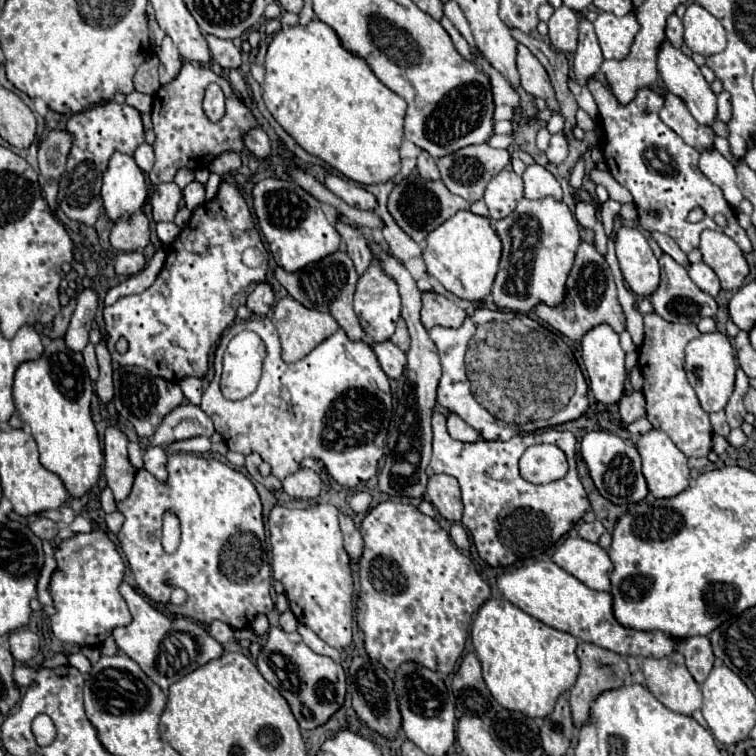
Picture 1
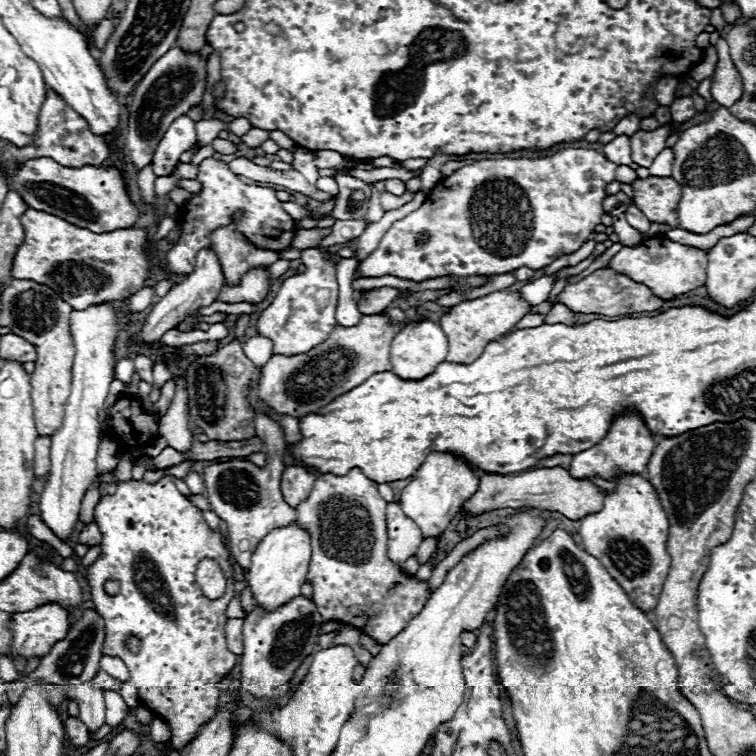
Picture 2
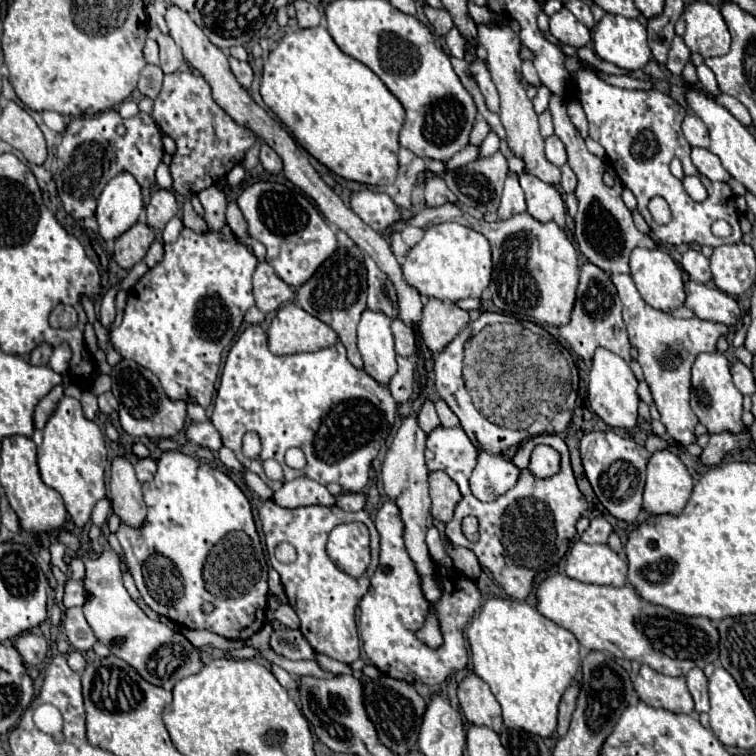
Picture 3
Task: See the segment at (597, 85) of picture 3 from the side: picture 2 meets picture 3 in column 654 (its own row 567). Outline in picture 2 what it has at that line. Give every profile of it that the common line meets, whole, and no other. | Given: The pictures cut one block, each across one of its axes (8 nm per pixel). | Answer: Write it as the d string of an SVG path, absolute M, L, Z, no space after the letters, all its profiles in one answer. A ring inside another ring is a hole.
M164 476L156 484L146 484L140 480L132 480L126 484L118 484L116 494L102 496L94 510L94 522L102 530L102 554L88 568L88 586L92 594L94 608L102 614L106 622L106 642L104 654L118 656L124 660L130 672L130 682L136 686L140 702L156 716L170 724L172 728L172 744L178 752L184 752L188 742L196 736L198 728L208 722L220 698L220 682L224 676L238 664L236 654L226 648L226 632L224 626L228 622L226 608L234 596L234 574L236 562L232 560L228 546L222 542L222 532L212 530L202 512L178 492L174 484L174 476ZM202 558L214 558L226 576L226 594L218 600L208 600L200 586L196 584L194 572ZM106 580L120 582L120 594L110 596L104 590ZM136 636L142 642L140 652L132 652L126 646L126 638Z

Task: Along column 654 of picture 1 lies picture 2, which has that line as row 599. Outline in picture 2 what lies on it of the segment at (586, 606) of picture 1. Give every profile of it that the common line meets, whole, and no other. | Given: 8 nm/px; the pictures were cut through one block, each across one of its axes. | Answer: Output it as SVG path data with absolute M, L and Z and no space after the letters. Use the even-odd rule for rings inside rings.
M620 474L614 492L606 492L602 510L580 520L580 538L582 546L606 566L640 610L648 612L656 606L672 558L666 550L668 518L656 488L646 478L640 474Z

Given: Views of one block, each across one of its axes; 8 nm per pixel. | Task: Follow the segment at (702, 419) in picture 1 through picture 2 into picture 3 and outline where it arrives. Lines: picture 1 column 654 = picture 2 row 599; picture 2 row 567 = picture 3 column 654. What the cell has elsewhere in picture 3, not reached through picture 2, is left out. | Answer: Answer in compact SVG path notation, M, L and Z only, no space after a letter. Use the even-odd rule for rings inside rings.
M614 274L610 276L614 286L618 288L618 296L622 300L622 316L630 336L630 344L638 350L638 364L644 370L644 378L652 390L654 404L660 412L660 420L666 426L668 434L682 446L696 442L694 426L698 424L696 414L692 412L688 398L690 398L690 368L700 352L714 352L718 346L720 336L728 336L728 326L706 322L700 318L674 318L666 312L660 312L648 306L642 296L638 294L634 280L630 274Z

